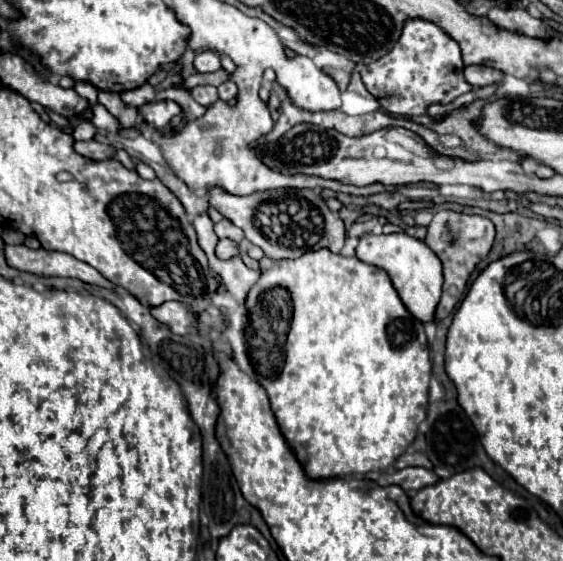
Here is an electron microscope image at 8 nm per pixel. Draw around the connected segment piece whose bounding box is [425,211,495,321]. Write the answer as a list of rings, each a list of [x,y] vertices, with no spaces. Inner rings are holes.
[[[439,211],[433,215],[433,221],[427,227],[425,243],[441,259],[443,277],[445,277],[443,295],[441,295],[441,301],[437,305],[437,311],[435,311],[435,321],[441,321],[449,313],[453,313],[455,305],[463,299],[463,293],[465,293],[465,287],[467,287],[471,273],[475,271],[475,267],[483,259],[487,259],[493,241],[495,241],[495,227],[485,217],[463,215],[463,213],[455,213],[455,211]]]

